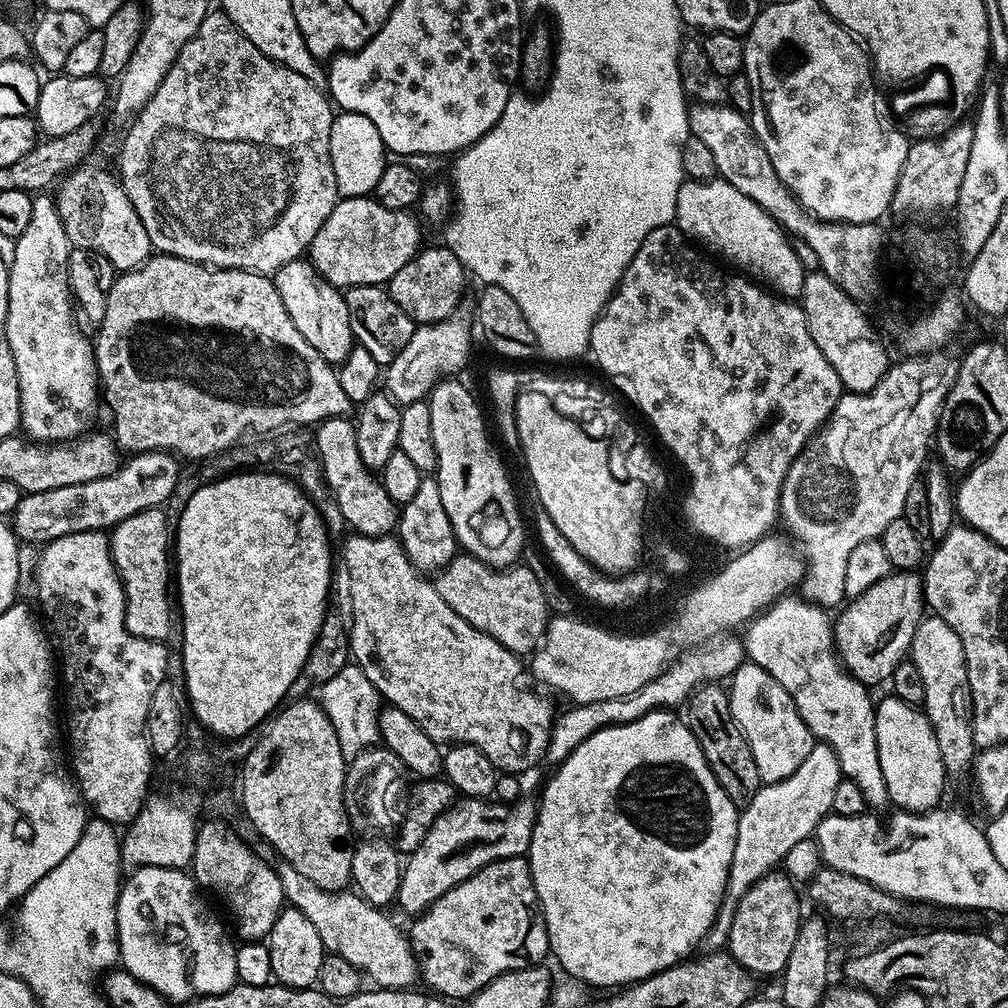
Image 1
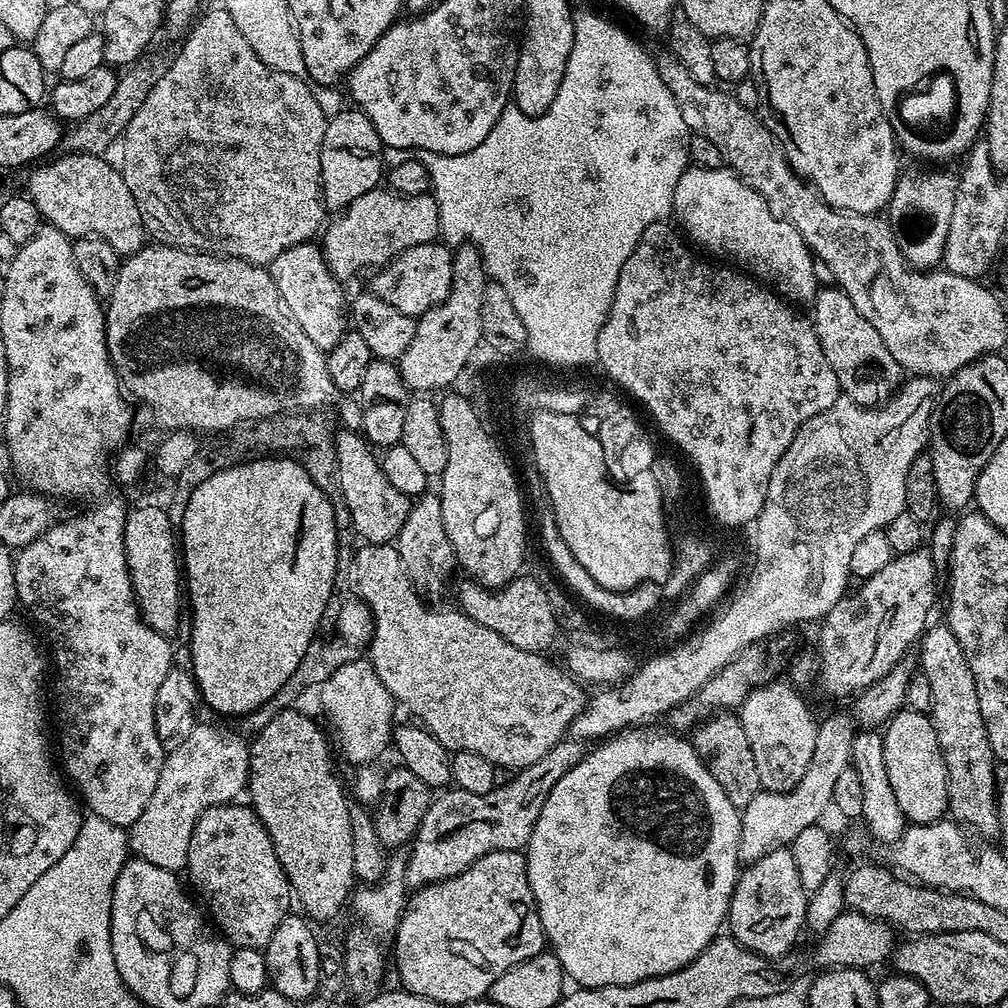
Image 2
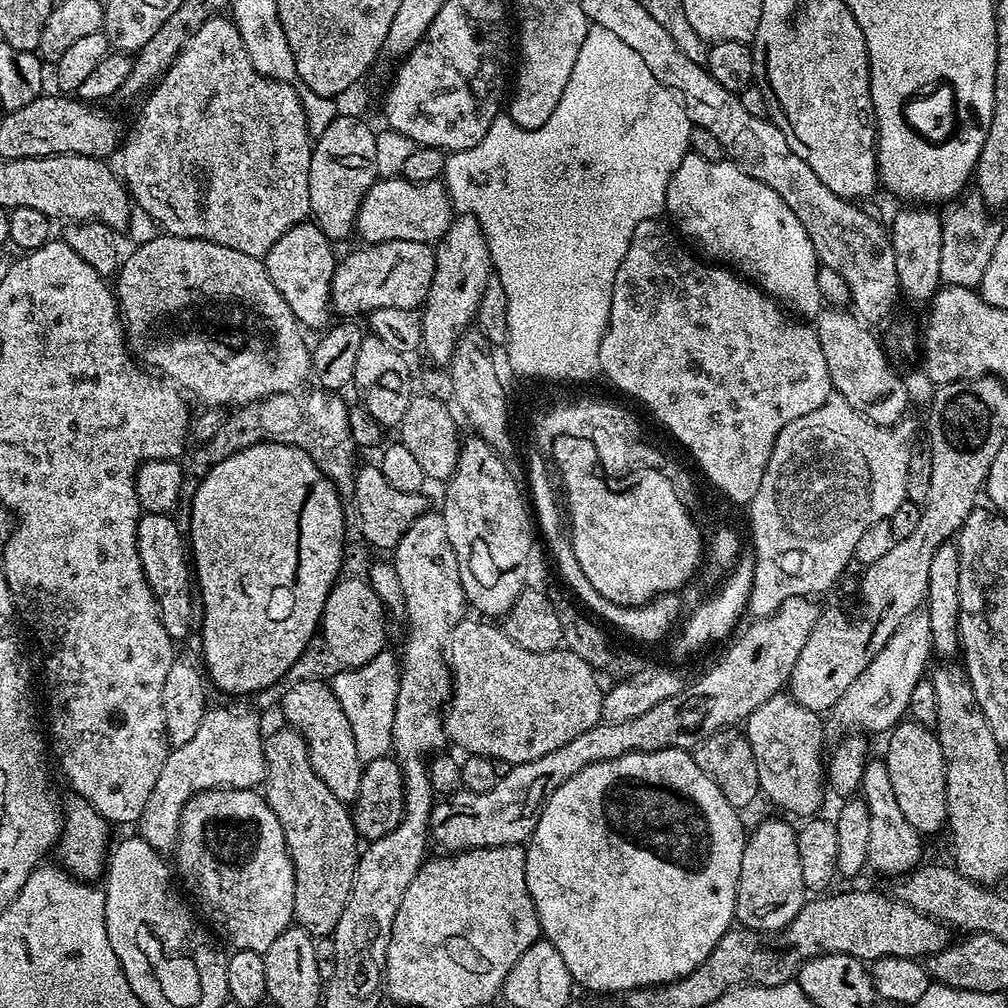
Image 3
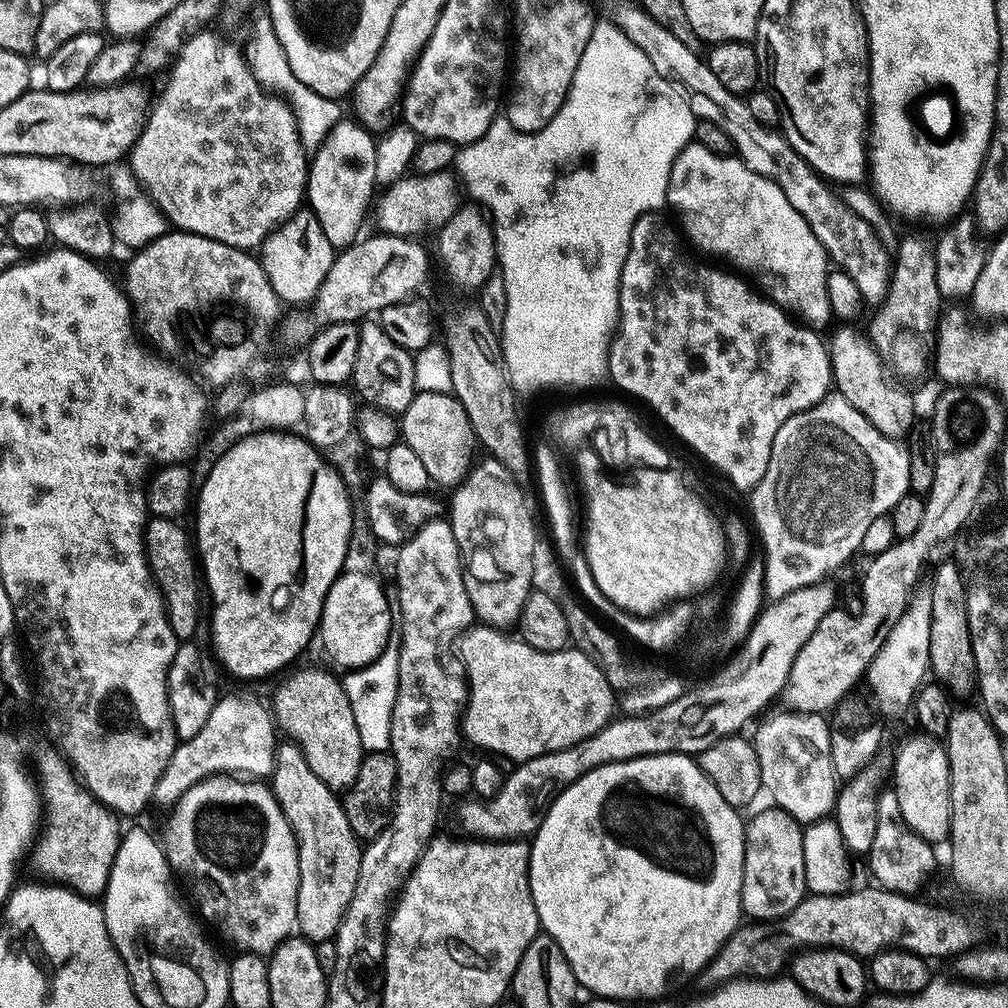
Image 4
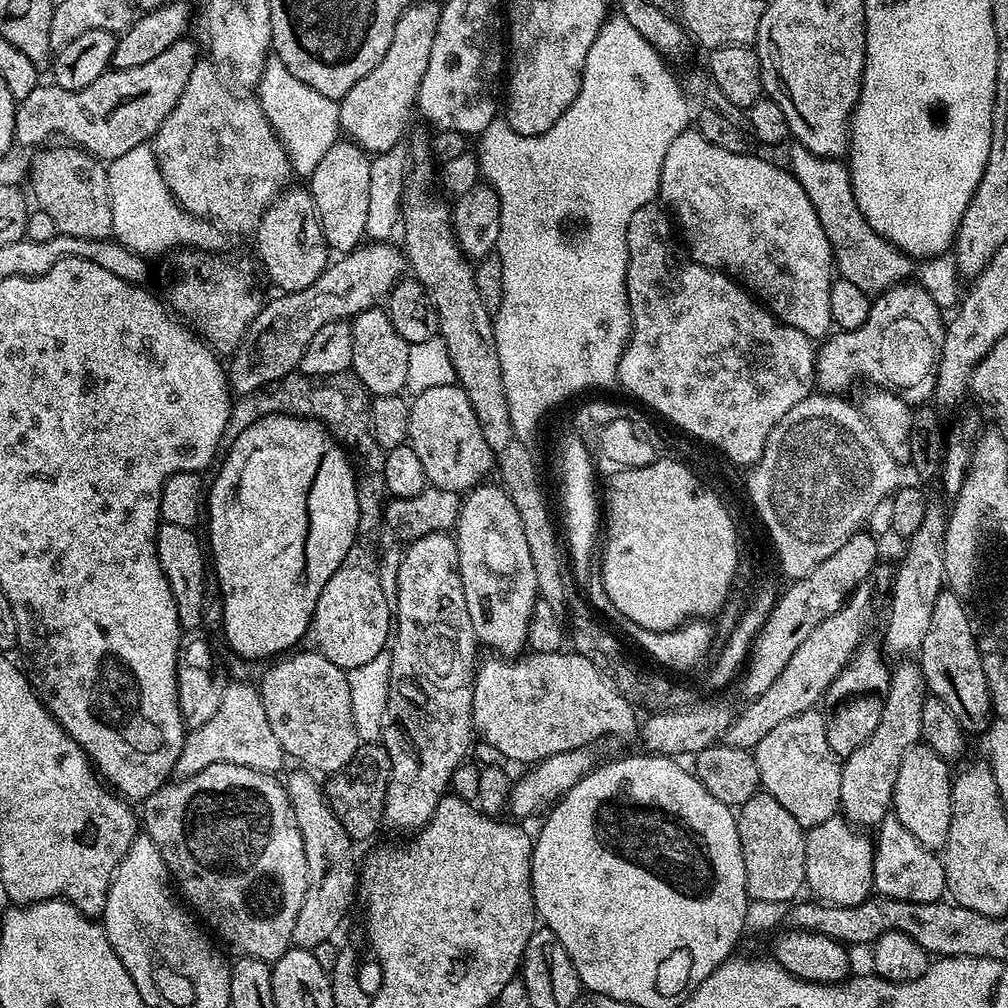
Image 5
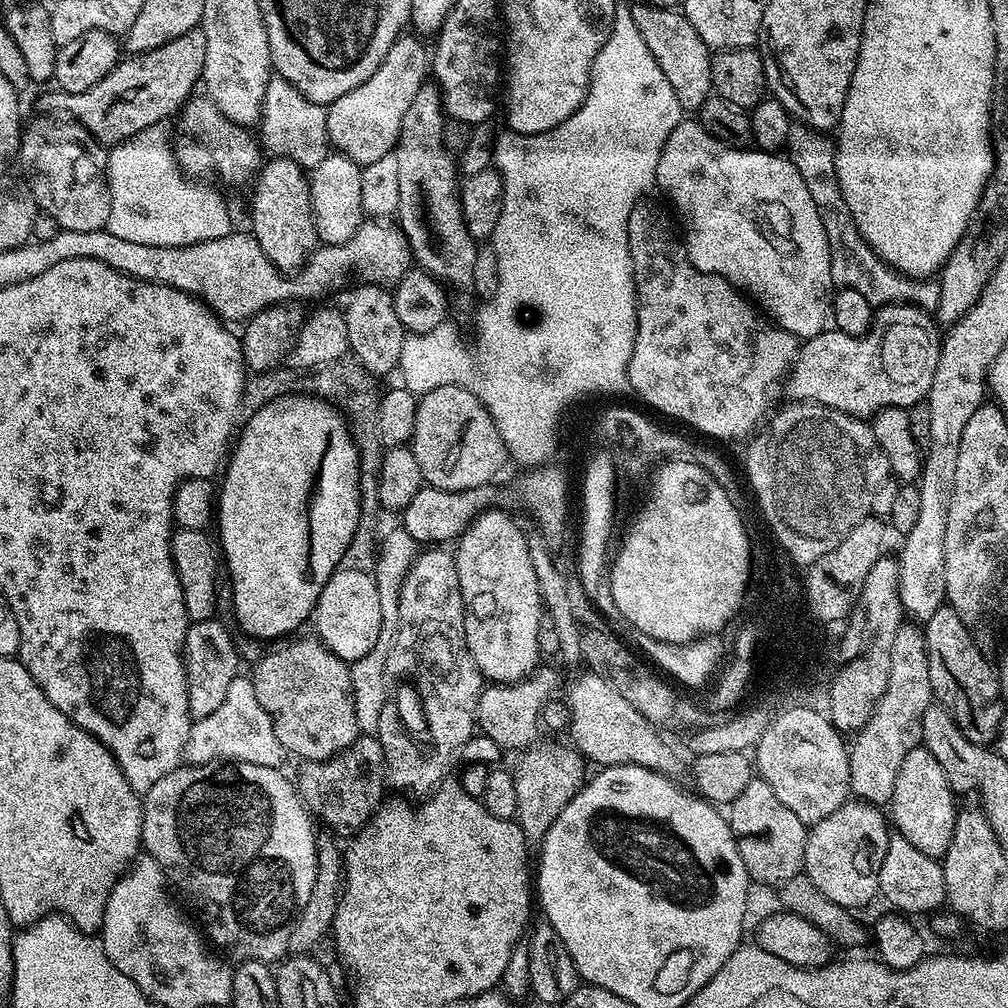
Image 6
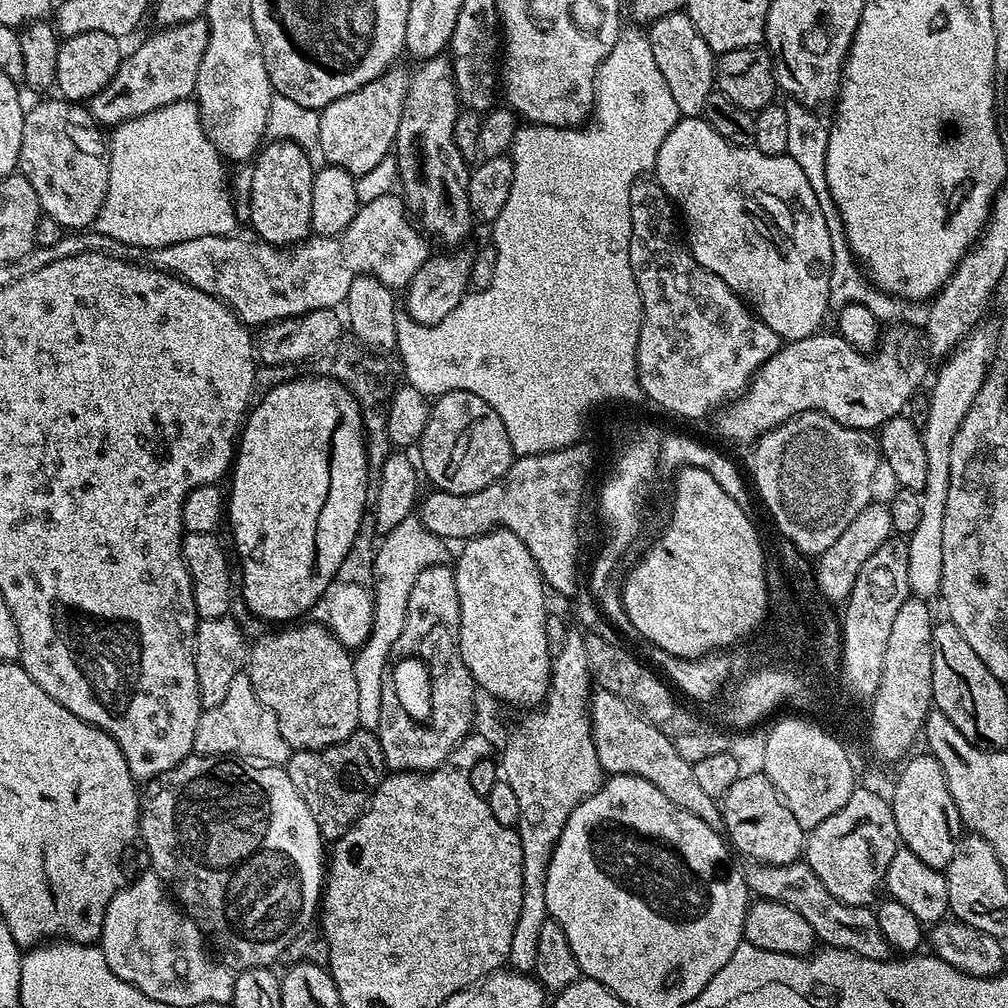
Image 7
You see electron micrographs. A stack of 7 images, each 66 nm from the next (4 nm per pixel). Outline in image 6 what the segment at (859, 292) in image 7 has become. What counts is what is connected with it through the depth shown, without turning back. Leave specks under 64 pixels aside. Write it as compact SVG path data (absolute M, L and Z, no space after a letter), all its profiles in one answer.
M794 124L787 139L786 155L792 165L802 175L802 180L810 192L810 198L821 215L823 230L830 243L831 278L839 289L859 291L874 308L892 303L913 303L927 312L934 312L940 304L939 281L932 278L920 279L902 275L887 263L862 238L857 224L850 214L846 200L838 186L836 153L833 141L815 129Z

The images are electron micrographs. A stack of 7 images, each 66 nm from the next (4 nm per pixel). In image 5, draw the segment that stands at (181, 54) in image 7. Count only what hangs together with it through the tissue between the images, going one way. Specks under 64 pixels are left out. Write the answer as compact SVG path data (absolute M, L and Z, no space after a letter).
M185 38L142 66L104 72L82 90L71 92L51 82L41 83L16 105L15 143L35 149L47 145L51 141L48 139L56 135L69 145L83 148L101 162L122 158L122 154L134 150L134 146L148 144L155 137L178 98L182 98L182 90L186 90L186 82L190 82L190 74L197 63L196 44L191 38Z

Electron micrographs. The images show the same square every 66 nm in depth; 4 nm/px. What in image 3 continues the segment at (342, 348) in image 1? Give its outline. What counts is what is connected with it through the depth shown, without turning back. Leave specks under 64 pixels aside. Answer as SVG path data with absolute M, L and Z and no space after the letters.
M305 222L295 224L293 228L286 230L262 257L270 280L305 329L320 327L323 329L329 323L327 322L328 314L330 315L329 292L332 275L338 263L338 256L332 253L332 248L333 241L328 240L326 234L322 234L322 230L315 222Z

